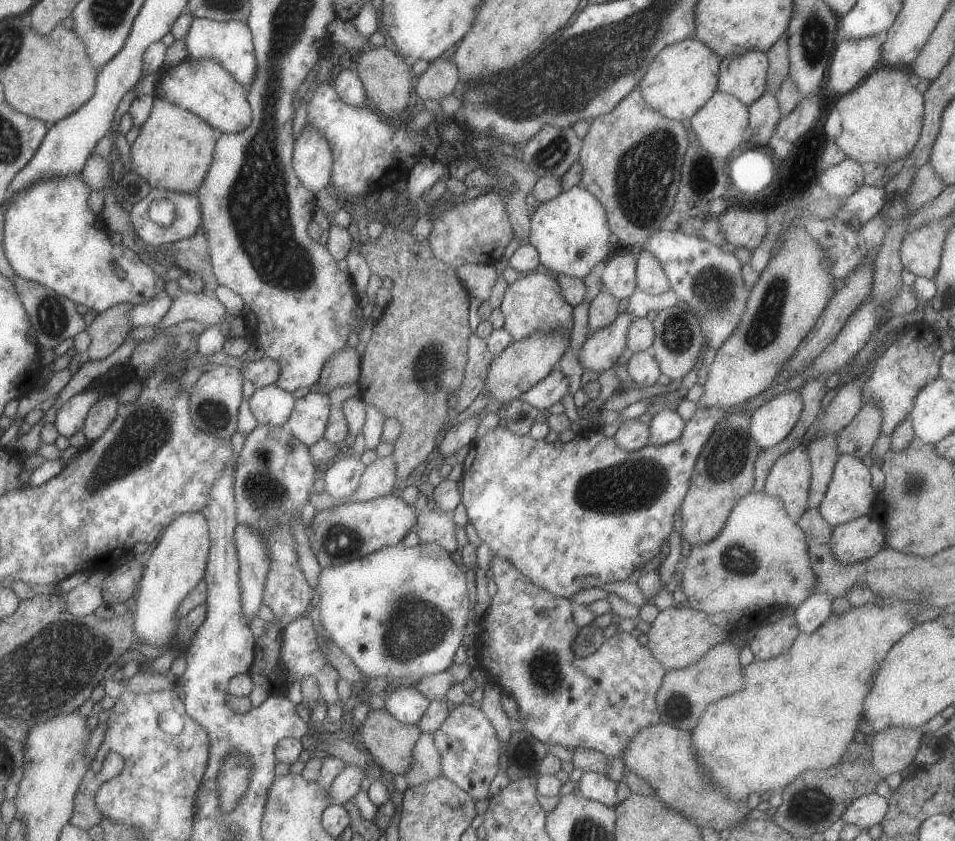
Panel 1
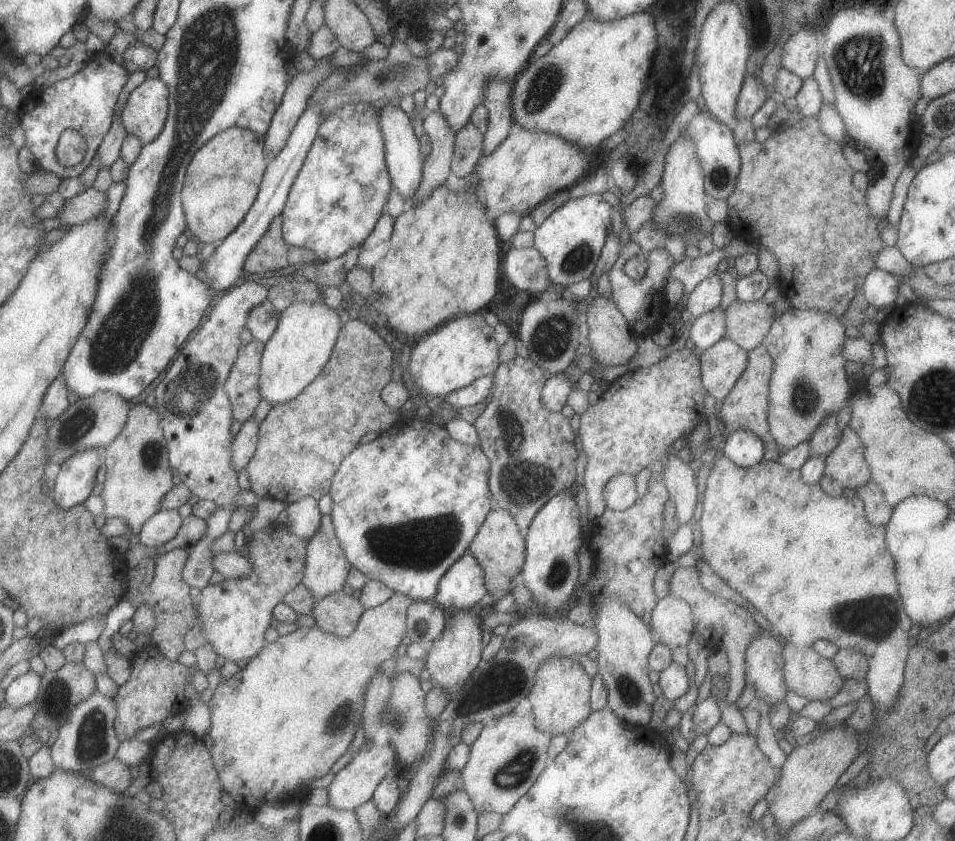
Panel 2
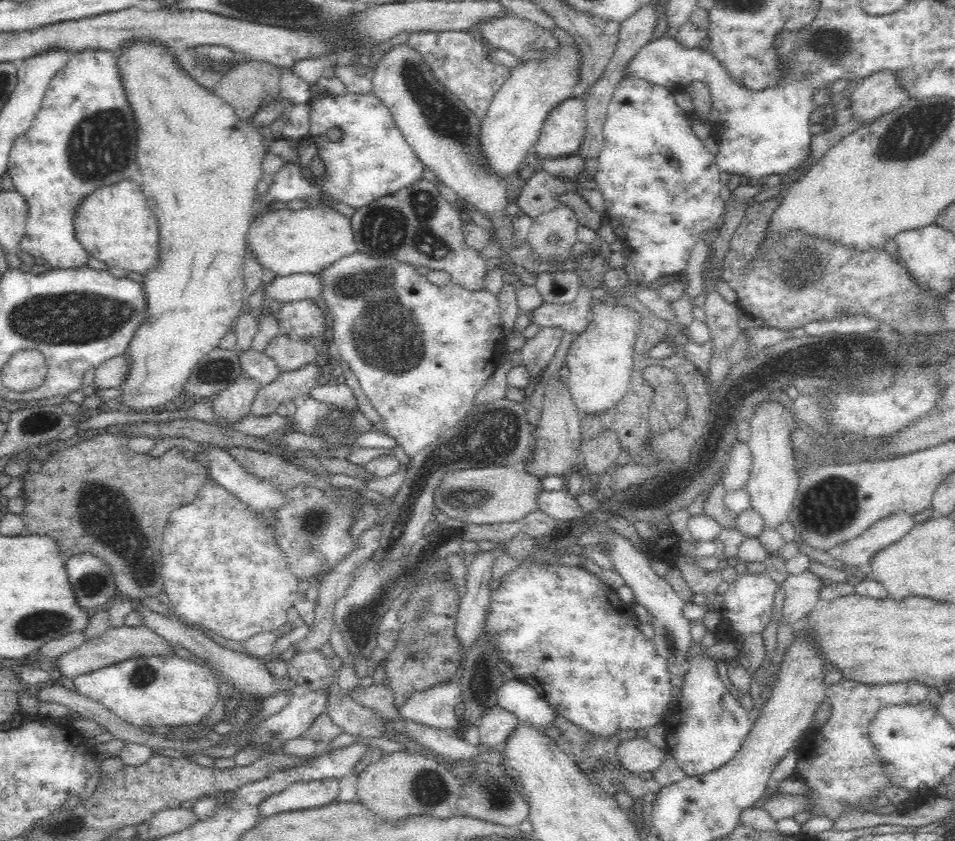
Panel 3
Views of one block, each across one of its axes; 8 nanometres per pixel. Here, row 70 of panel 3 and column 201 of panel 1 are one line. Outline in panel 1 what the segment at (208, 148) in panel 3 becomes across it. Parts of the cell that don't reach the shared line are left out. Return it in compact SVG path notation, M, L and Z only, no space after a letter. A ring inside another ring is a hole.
M156 96L152 112L131 146L132 171L142 176L152 189L197 194L212 165L216 142L213 128L200 116Z

